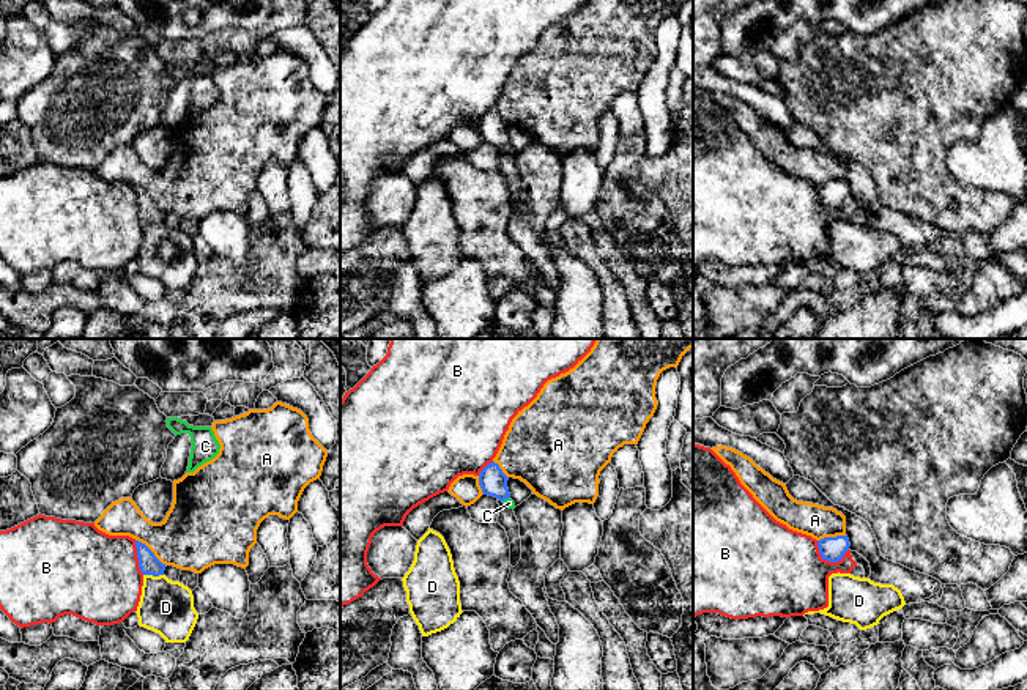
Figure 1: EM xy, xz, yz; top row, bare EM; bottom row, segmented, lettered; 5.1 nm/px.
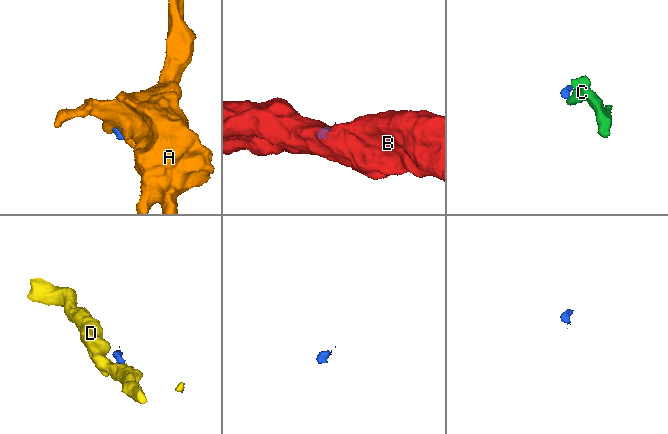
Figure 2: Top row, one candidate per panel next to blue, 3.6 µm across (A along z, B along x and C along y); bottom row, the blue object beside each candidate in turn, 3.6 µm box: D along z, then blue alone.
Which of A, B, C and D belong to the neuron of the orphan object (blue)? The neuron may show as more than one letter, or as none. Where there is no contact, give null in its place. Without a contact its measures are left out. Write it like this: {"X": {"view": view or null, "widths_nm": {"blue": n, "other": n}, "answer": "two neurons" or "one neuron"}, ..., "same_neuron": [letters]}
{"A": {"view": "xy", "widths_nm": {"blue": 100, "other": 360}, "answer": "two neurons"}, "B": {"view": "yz", "widths_nm": {"blue": 130, "other": 440}, "answer": "two neurons"}, "C": {"view": "xz", "widths_nm": {"blue": 140, "other": 50}, "answer": "one neuron"}, "D": {"view": "xy", "widths_nm": {"blue": 100, "other": 280}, "answer": "two neurons"}, "same_neuron": ["C"]}

